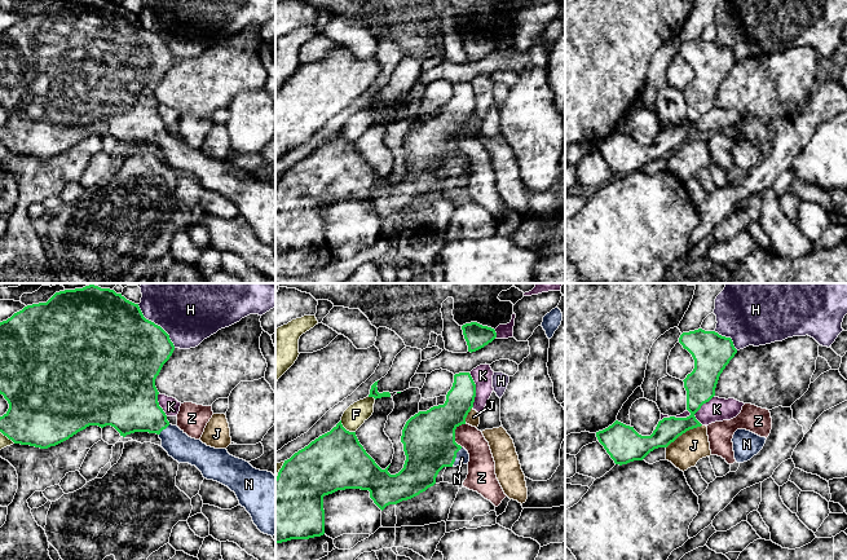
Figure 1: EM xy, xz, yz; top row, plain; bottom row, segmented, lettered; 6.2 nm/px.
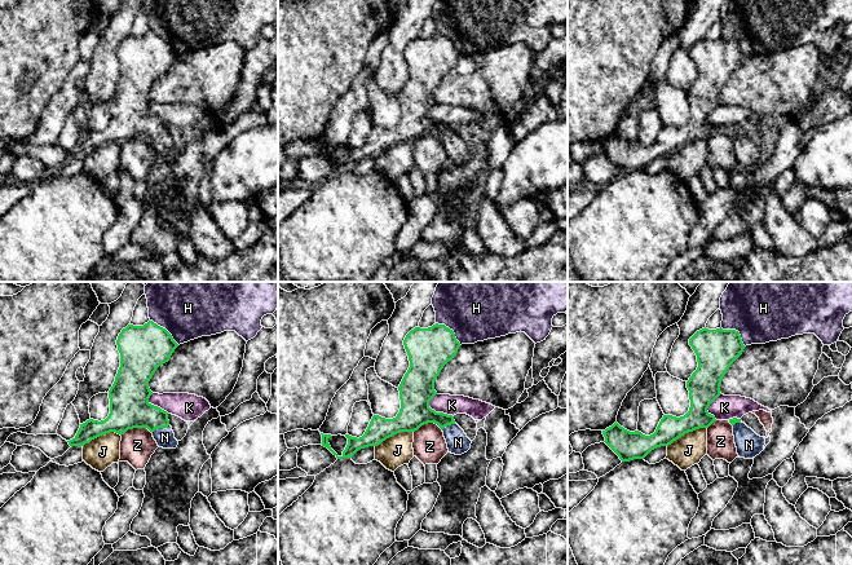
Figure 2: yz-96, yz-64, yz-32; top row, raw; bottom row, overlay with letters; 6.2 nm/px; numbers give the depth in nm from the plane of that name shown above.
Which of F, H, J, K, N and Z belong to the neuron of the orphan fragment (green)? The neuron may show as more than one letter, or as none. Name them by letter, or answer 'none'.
N

